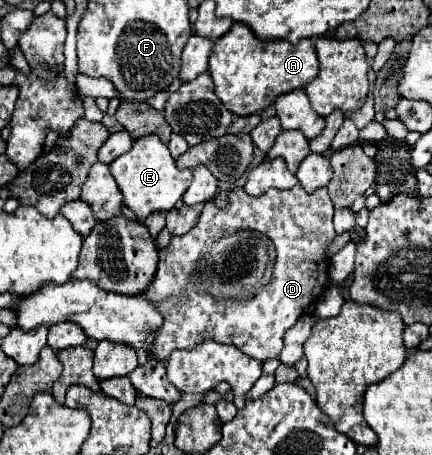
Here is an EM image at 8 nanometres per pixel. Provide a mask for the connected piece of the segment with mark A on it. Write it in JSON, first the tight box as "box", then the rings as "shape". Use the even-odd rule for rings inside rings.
{"box":[208,23,318,115],"shape":[[[234,23],[226,35],[216,39],[212,53],[210,53],[210,67],[208,73],[214,81],[214,91],[220,101],[234,113],[234,115],[252,115],[264,111],[268,105],[276,101],[278,95],[288,93],[298,87],[306,87],[318,75],[318,57],[310,43],[310,39],[302,39],[298,45],[292,45],[284,39],[258,39],[248,25]]]}

